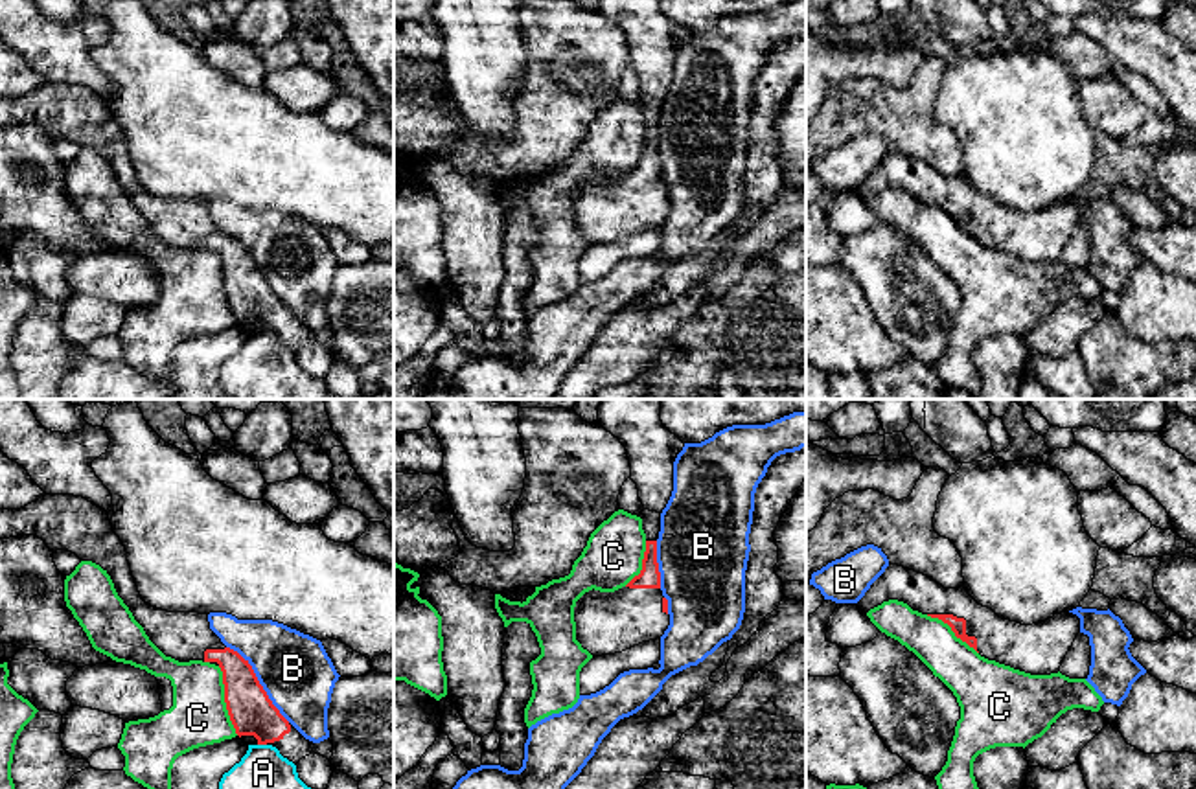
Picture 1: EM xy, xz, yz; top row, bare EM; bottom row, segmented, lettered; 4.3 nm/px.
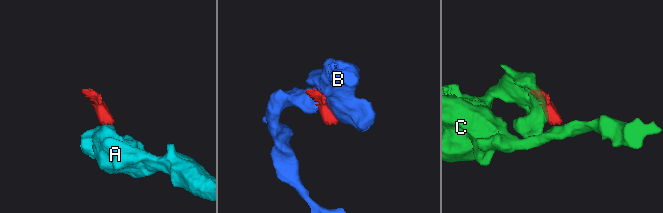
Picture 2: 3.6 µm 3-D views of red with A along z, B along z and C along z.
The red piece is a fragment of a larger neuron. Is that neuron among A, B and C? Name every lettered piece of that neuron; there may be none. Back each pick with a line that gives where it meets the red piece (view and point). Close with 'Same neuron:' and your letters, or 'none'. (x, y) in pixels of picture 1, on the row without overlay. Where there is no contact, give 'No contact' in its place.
Same neuron: none

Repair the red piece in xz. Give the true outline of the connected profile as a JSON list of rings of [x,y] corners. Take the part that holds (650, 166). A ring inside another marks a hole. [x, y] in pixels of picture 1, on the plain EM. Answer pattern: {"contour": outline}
{"contour": [[[646,129],[642,158],[615,180],[589,178],[574,195],[576,228],[592,245],[615,243],[657,228],[670,213],[661,178],[657,129]]]}

